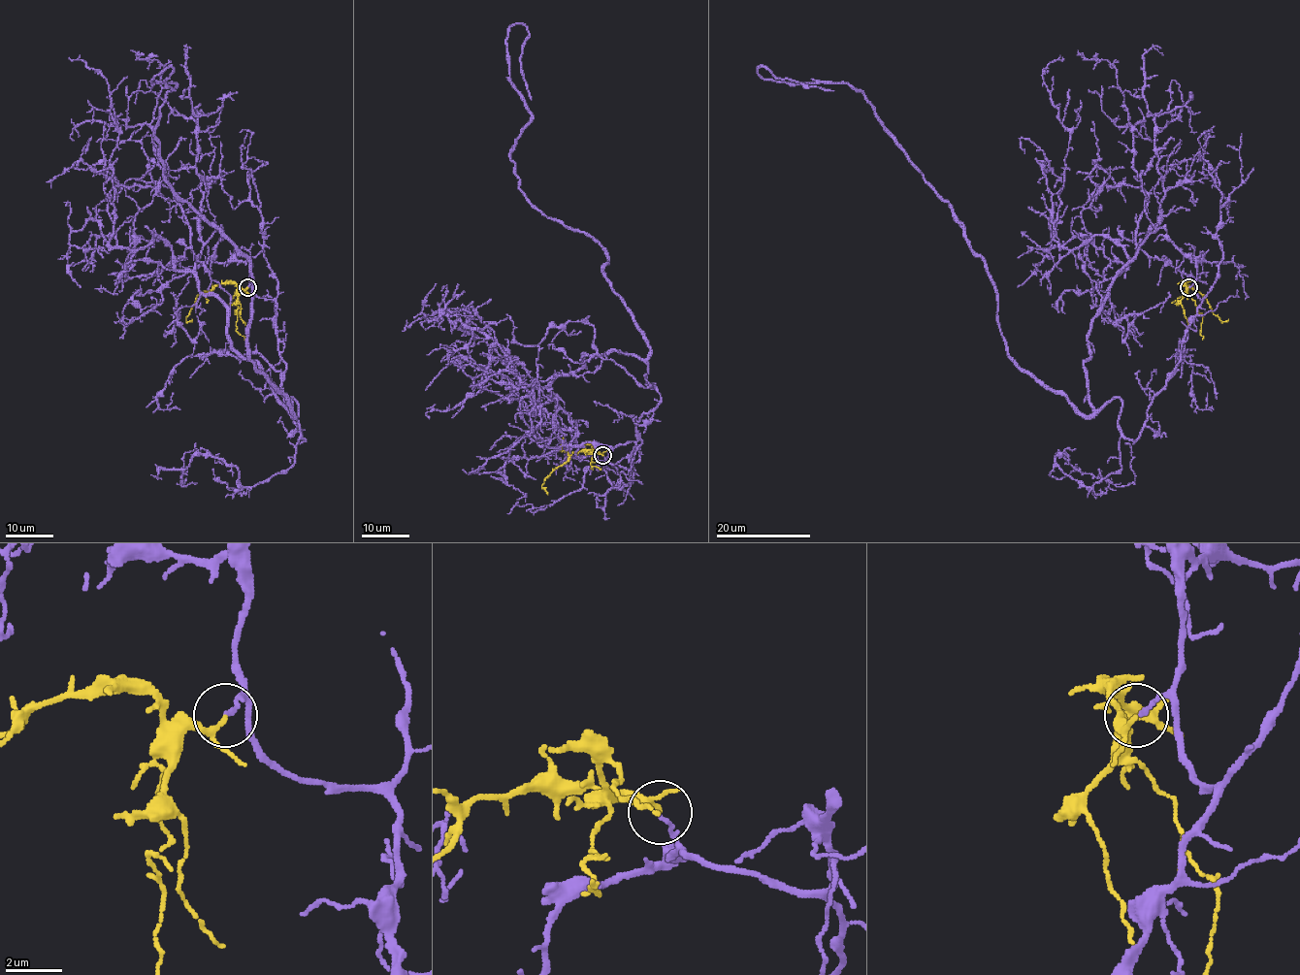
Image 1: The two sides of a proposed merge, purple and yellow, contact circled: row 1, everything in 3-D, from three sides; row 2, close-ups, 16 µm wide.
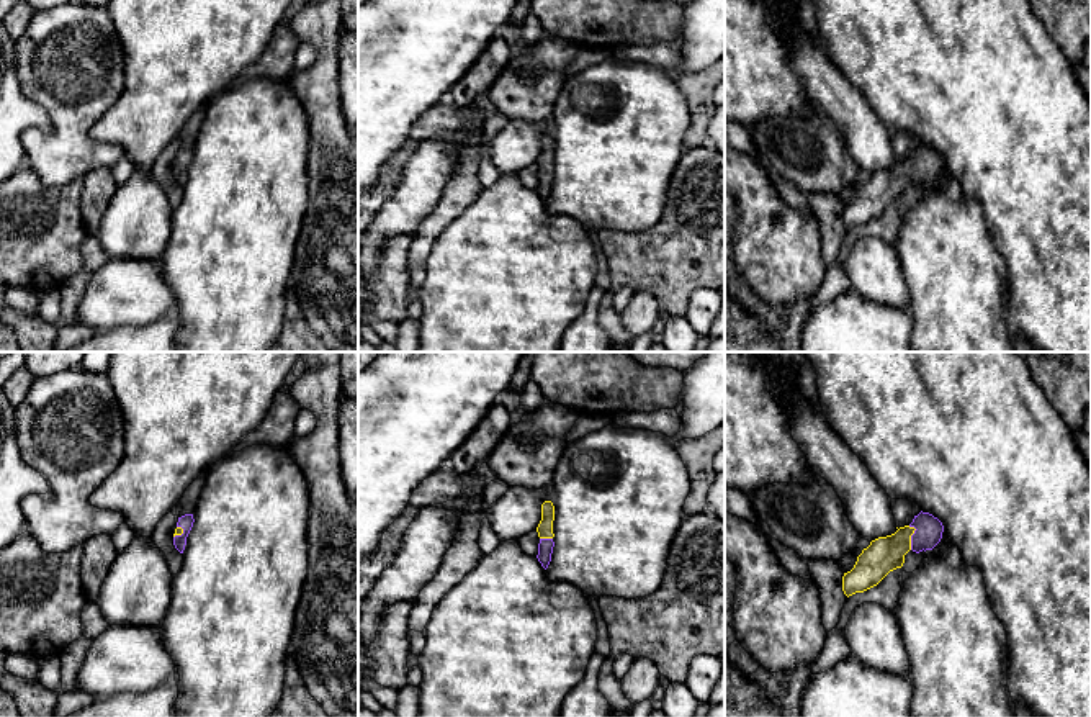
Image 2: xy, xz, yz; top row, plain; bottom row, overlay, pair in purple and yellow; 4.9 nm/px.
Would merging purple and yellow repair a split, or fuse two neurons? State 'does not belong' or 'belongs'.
belongs

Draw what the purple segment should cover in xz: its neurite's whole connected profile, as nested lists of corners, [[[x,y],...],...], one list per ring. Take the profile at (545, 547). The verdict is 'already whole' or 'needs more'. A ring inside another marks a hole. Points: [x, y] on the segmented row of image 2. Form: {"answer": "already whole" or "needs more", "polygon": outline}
{"answer": "needs more", "polygon": [[[545,501],[541,504],[541,521],[537,527],[540,543],[538,543],[538,561],[541,566],[546,570],[550,561],[551,561],[551,553],[553,553],[553,521],[554,521],[554,506],[551,501]]]}

